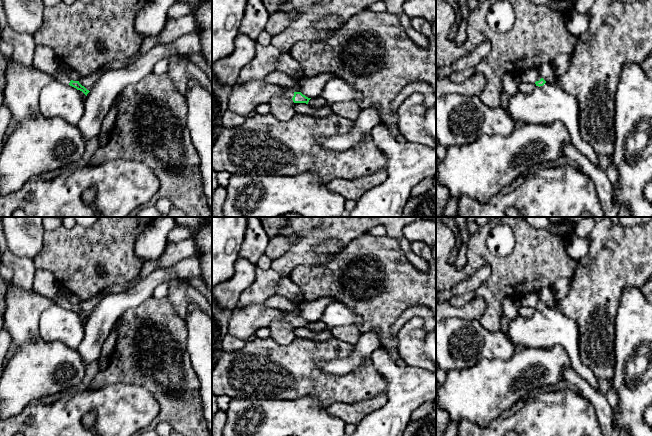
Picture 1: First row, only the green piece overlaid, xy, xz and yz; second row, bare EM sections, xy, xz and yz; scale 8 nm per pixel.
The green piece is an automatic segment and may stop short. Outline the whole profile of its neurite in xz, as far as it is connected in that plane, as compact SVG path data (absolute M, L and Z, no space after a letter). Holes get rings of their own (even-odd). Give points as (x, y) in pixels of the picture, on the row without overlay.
M288 315L285 318L285 321L288 323L292 323L294 327L306 327L306 328L308 328L309 324L311 323L303 319L301 316L292 315Z

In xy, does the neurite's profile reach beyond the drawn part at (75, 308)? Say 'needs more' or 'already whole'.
needs more

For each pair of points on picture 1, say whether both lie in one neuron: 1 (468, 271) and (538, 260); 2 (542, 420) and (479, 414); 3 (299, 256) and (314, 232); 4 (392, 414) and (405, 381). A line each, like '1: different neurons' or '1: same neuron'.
1: same neuron
2: different neurons
3: same neuron
4: same neuron

